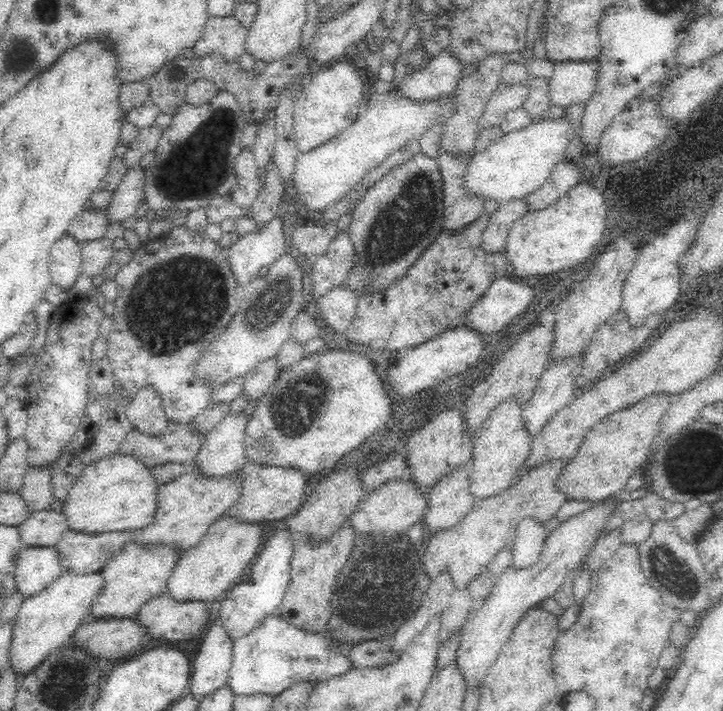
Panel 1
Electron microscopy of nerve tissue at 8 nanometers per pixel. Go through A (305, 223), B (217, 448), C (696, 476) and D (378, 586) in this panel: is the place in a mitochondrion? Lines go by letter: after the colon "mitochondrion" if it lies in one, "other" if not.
A: other
B: other
C: mitochondrion
D: mitochondrion

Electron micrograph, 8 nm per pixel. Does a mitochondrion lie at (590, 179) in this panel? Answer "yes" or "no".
no

